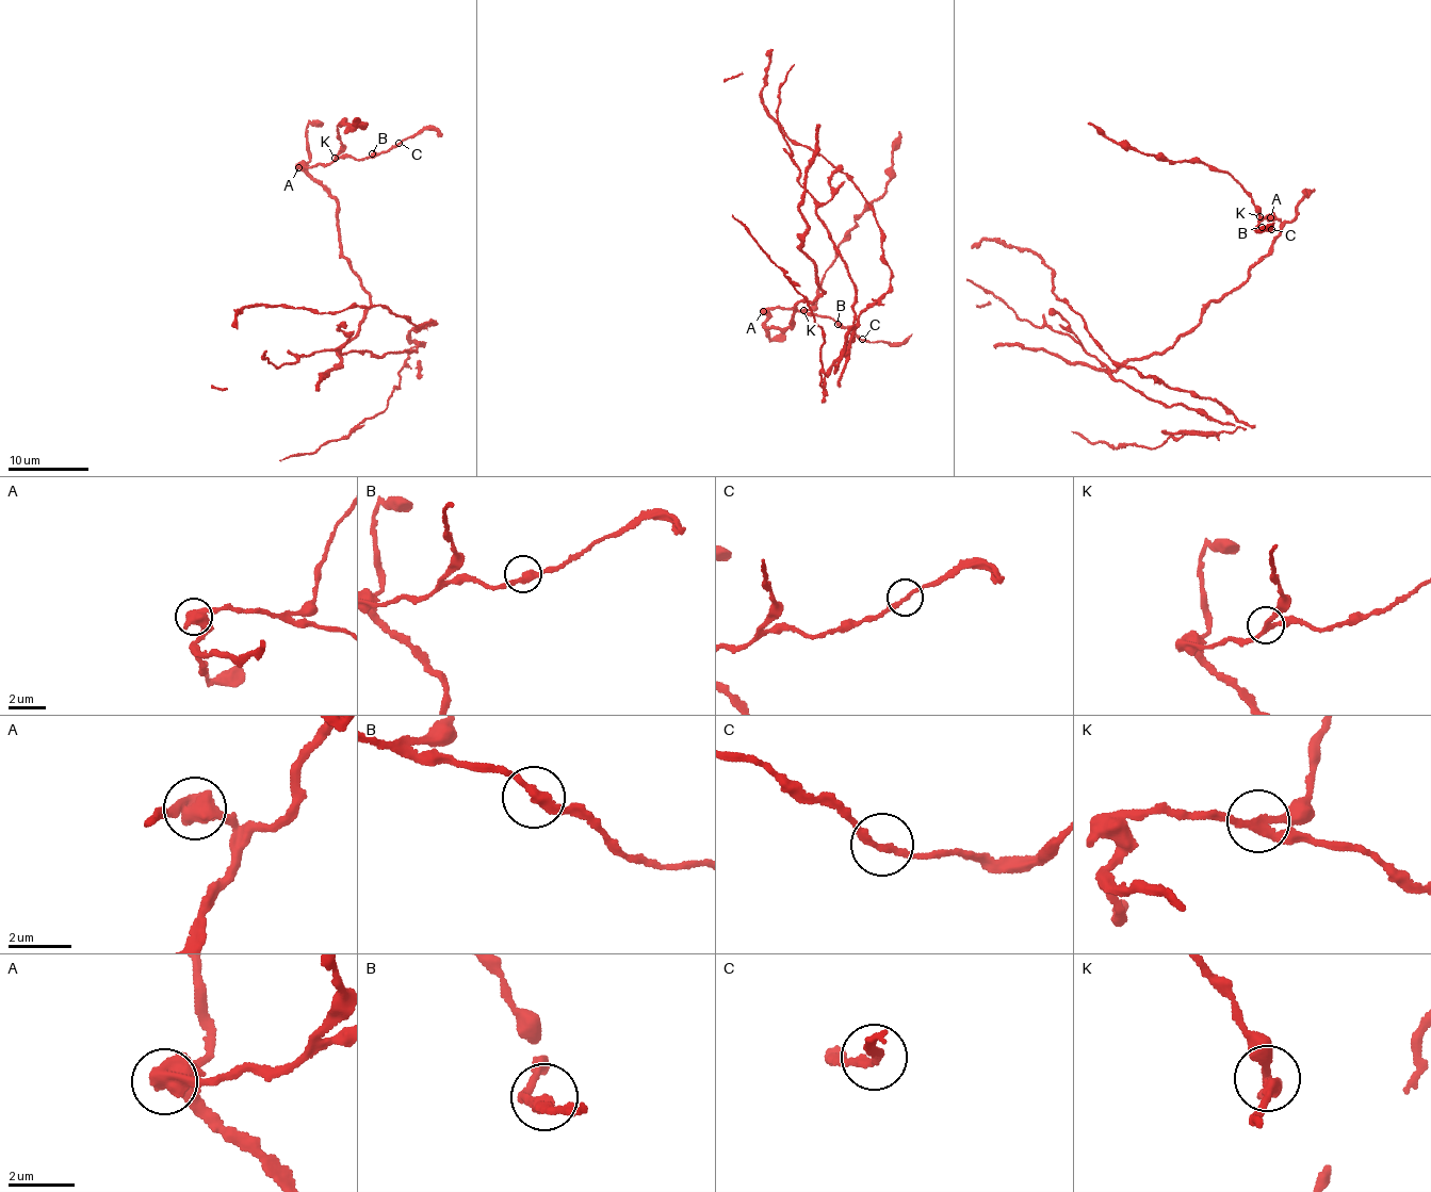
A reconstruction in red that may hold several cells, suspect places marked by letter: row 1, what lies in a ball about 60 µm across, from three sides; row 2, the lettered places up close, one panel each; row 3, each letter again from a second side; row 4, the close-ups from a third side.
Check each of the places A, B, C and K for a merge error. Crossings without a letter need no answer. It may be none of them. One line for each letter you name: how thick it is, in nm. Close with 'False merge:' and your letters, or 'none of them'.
A: calibre 550 nm
K: calibre 220 nm
False merge: A, K

